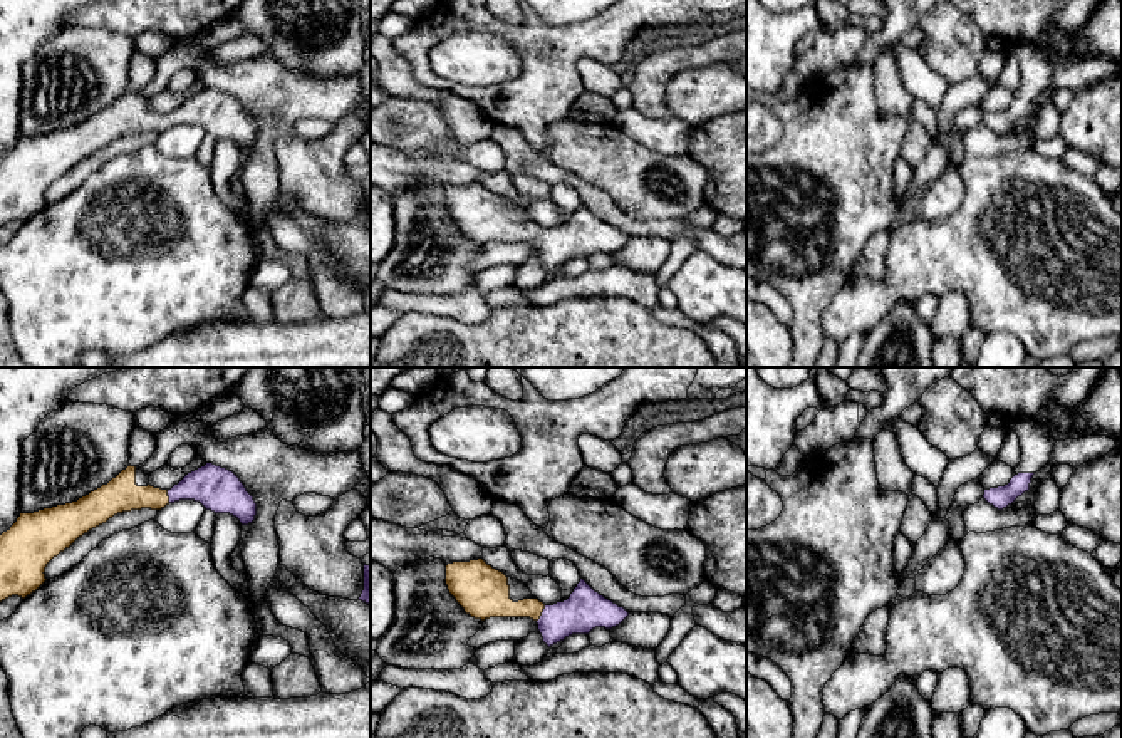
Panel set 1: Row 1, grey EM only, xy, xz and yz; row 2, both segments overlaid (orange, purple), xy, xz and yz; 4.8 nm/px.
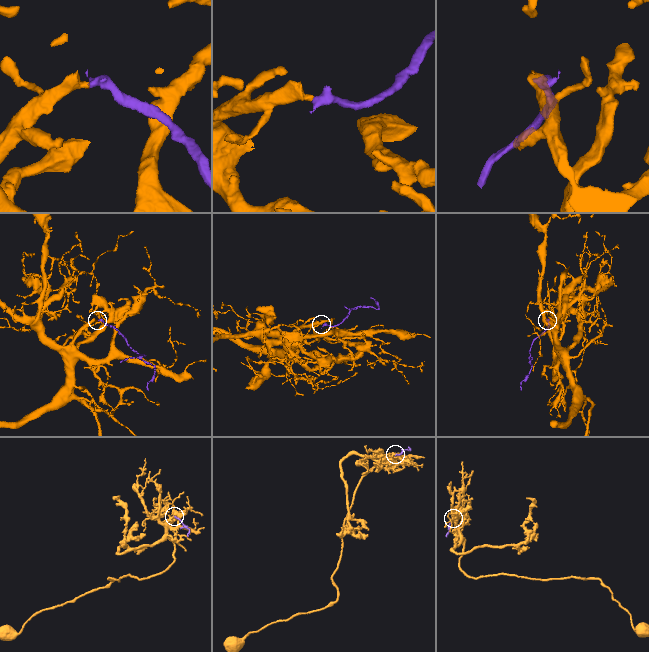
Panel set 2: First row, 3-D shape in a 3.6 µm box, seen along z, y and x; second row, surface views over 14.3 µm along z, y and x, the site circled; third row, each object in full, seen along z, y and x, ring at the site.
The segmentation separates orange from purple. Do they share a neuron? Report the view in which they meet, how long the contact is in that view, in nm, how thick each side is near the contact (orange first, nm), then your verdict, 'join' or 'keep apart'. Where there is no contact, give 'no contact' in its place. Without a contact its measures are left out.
contact in xz; length 90 nm; calibres 180 and 200 nm; join

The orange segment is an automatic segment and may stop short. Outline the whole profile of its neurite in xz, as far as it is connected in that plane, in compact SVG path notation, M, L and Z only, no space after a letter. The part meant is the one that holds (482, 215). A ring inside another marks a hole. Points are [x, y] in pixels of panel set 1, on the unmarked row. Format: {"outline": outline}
{"outline": "M483 183L446 190L446 210L456 226L475 243L530 242L538 248L550 272L572 258L589 258L595 252L612 253L629 236L595 216L584 203L570 221L553 230L538 223L510 223L508 201Z"}

